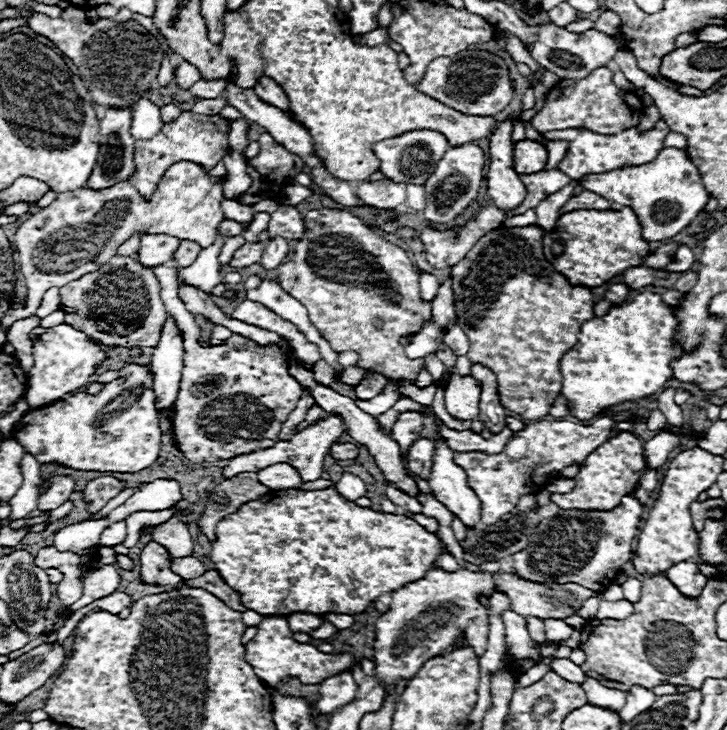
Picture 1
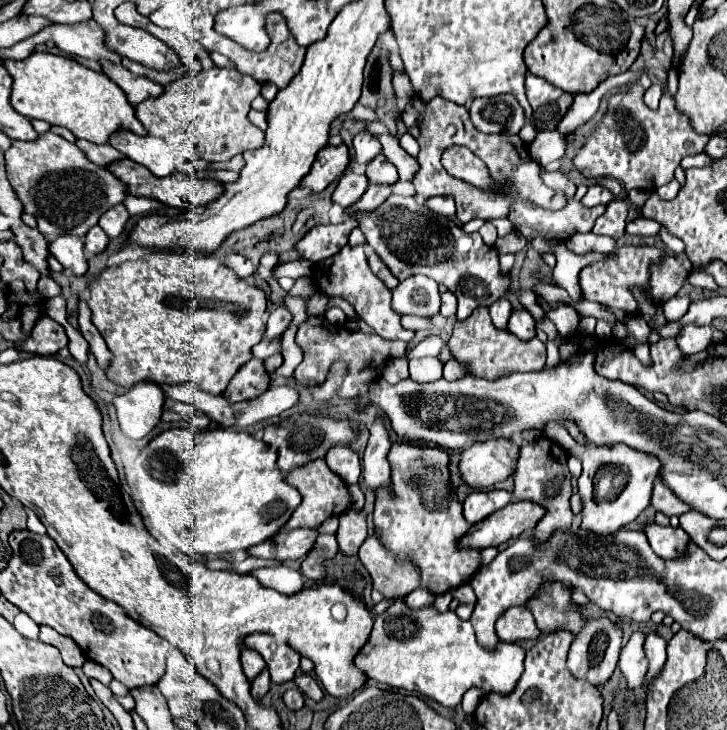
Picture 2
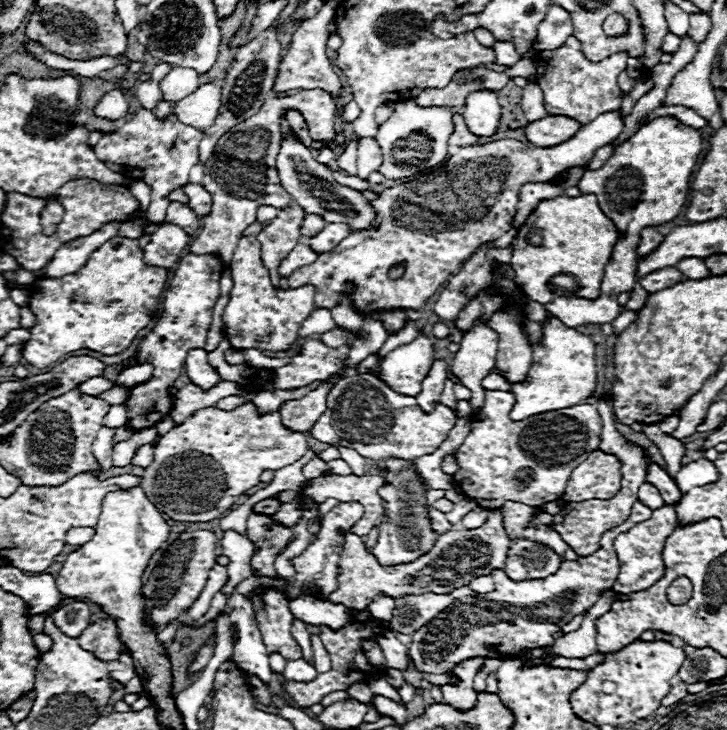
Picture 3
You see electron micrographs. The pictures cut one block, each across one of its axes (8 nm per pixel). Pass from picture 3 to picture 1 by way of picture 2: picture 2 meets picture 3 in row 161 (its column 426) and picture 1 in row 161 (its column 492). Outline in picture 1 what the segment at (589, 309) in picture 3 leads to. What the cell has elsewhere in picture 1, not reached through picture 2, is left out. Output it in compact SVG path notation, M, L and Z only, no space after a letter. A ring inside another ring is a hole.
M662 148L658 156L648 164L584 176L580 184L586 190L604 196L610 202L612 210L630 206L638 216L642 236L648 242L662 242L674 238L698 216L698 212L710 200L706 188L700 184L698 168L692 164L688 154L678 148Z

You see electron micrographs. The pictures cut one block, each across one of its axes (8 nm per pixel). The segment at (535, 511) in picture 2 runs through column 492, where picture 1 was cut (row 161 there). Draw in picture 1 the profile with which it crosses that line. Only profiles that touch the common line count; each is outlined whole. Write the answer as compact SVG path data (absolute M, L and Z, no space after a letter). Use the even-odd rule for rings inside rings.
M520 140L514 144L514 170L518 174L534 174L544 170L548 152L542 144L532 140Z

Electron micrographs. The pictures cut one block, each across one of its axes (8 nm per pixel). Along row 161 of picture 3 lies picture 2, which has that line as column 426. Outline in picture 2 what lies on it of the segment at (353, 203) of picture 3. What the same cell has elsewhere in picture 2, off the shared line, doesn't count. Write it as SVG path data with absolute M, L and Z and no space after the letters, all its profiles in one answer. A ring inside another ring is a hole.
M412 276L392 290L392 308L398 314L432 316L440 310L438 284L428 276Z

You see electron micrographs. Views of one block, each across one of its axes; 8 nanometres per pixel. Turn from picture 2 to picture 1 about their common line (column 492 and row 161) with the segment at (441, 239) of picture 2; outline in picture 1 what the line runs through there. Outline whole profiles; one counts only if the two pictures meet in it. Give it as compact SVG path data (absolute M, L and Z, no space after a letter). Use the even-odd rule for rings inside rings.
M268 132L258 138L258 144L260 154L248 160L246 168L252 178L252 186L238 198L240 204L256 204L256 200L280 198L288 176L304 172L304 162L300 160L300 156L276 144L276 140Z

